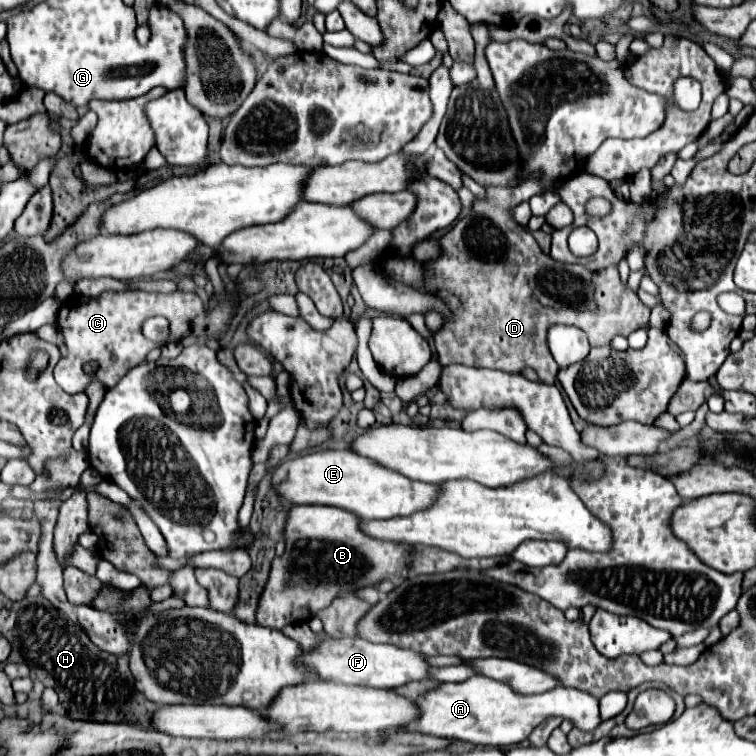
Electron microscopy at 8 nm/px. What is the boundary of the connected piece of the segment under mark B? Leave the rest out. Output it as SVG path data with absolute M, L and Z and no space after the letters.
M292 506L288 510L288 520L284 528L286 552L282 558L276 558L272 562L270 580L258 606L258 624L282 630L286 624L308 622L318 610L326 608L336 596L354 592L362 586L376 586L380 580L384 580L386 574L406 576L412 546L370 538L360 530L360 522L362 520L356 518L354 514L332 506Z

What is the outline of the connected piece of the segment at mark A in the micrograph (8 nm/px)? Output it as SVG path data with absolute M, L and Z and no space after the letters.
M472 676L464 682L442 682L418 696L414 702L420 716L410 724L410 728L406 726L398 732L420 732L452 740L466 740L480 746L514 746L526 742L534 726L550 716L568 718L580 730L594 730L602 722L598 700L588 692L556 686L544 694L522 696L512 692L512 688L504 682L496 682L486 676Z

